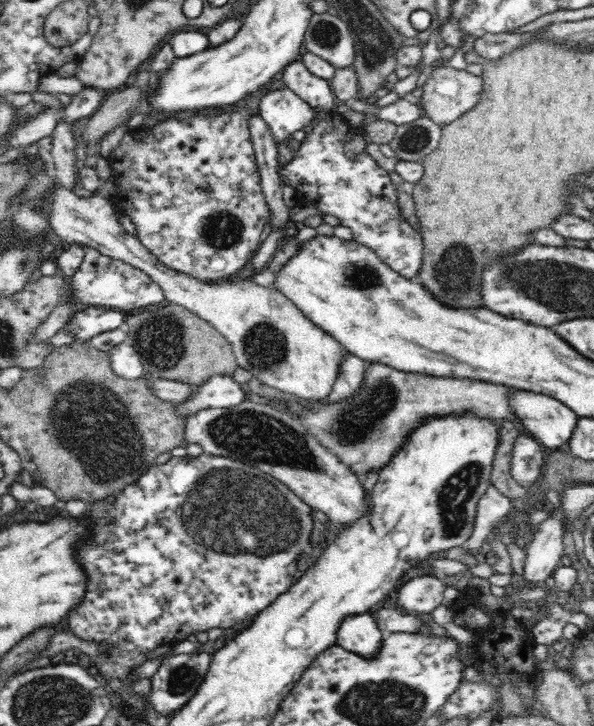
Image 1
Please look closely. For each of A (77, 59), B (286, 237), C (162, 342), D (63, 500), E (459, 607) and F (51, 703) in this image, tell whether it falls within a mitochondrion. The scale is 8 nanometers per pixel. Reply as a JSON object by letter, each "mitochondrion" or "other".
{"A":"other","B":"other","C":"mitochondrion","D":"other","E":"other","F":"mitochondrion"}

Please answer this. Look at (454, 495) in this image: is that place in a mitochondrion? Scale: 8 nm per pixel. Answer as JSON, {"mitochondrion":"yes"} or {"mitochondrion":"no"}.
{"mitochondrion":"yes"}

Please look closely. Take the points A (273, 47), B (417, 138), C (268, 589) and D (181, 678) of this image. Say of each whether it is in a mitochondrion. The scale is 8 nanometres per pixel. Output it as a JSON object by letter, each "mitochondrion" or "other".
{"A":"other","B":"mitochondrion","C":"other","D":"mitochondrion"}

